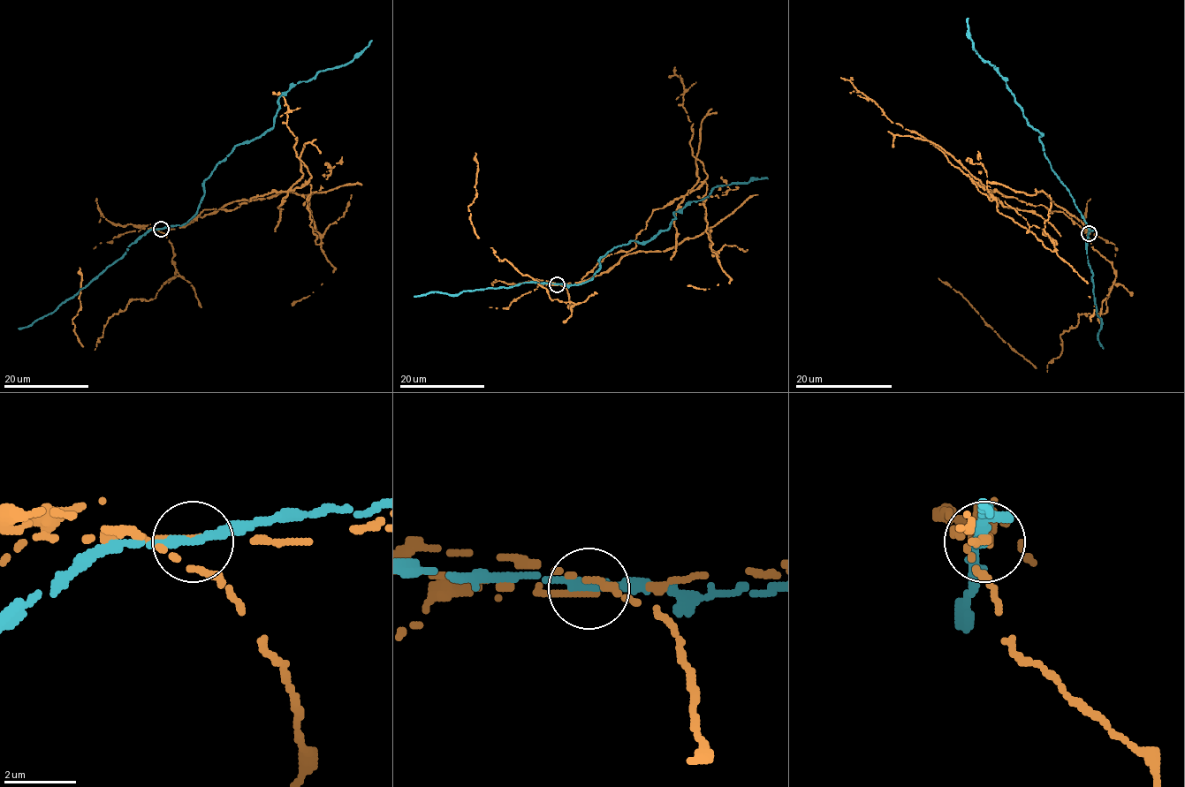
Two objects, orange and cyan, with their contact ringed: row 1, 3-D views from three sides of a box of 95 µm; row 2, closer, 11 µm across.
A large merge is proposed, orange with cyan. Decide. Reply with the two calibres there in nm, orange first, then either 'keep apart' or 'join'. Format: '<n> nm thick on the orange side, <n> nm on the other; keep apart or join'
240 nm thick on the orange side, 280 nm on the other; keep apart

